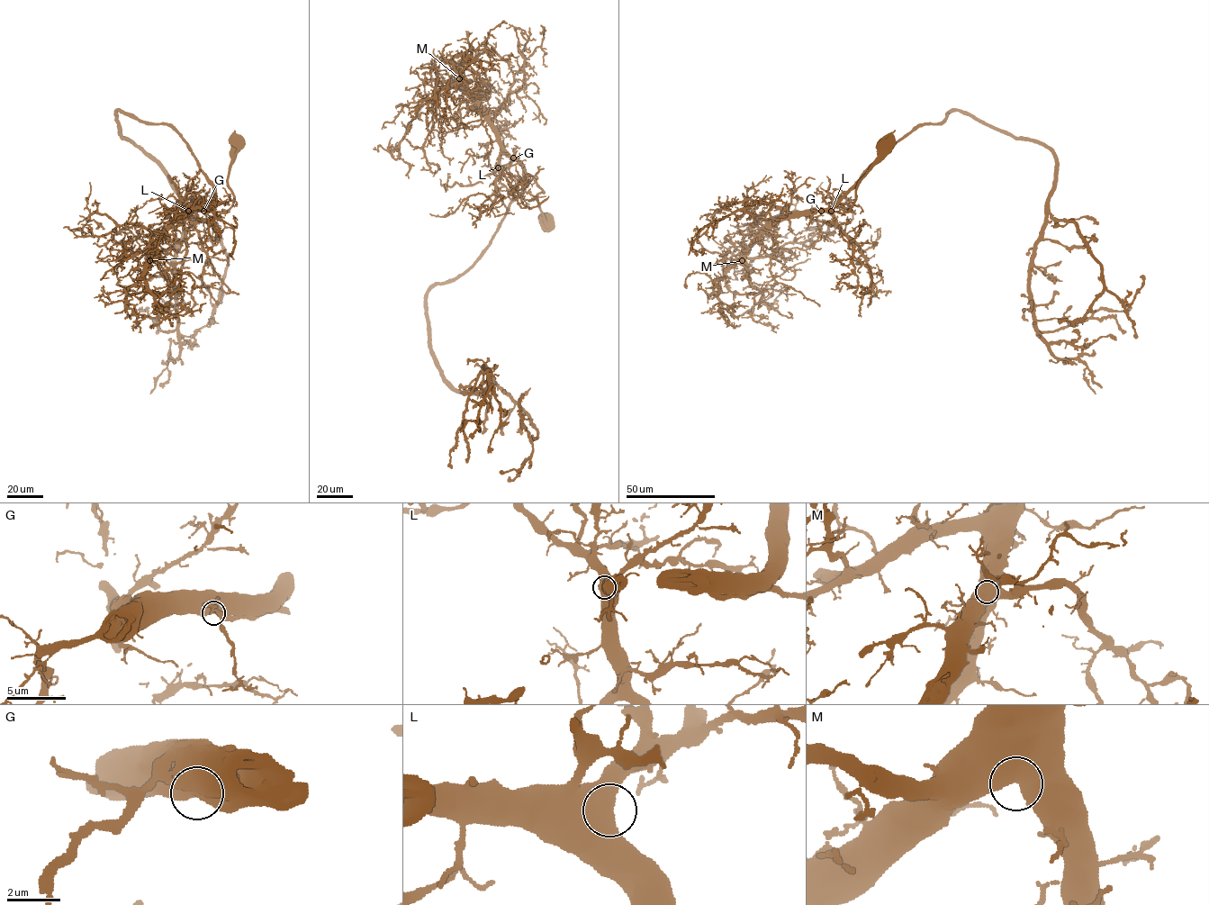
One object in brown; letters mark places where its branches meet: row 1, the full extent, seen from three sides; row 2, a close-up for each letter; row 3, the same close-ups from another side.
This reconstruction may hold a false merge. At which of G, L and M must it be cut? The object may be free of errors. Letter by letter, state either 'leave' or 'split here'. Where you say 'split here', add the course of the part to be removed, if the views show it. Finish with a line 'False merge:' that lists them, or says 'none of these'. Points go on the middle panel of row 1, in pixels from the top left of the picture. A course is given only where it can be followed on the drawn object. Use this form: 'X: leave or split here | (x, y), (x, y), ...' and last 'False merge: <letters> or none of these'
G: leave
L: leave
M: leave
False merge: none of these

